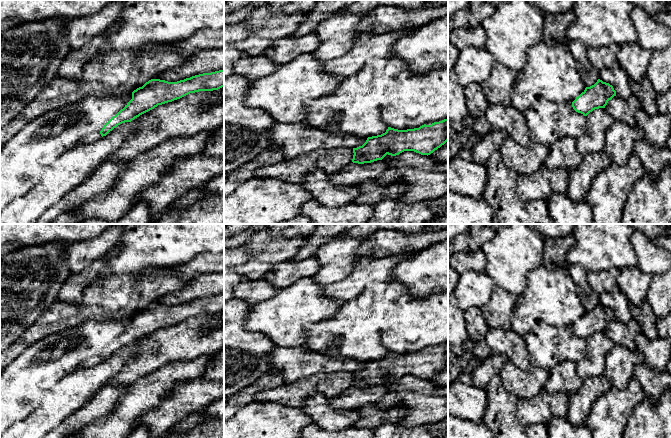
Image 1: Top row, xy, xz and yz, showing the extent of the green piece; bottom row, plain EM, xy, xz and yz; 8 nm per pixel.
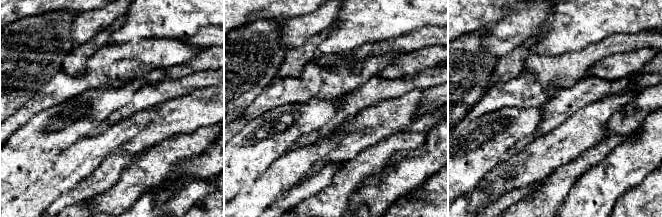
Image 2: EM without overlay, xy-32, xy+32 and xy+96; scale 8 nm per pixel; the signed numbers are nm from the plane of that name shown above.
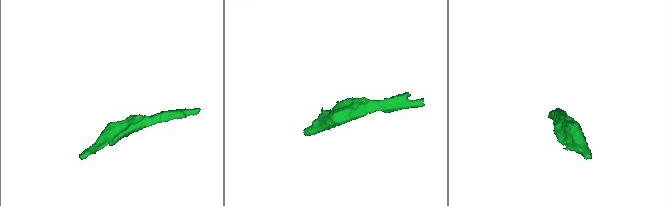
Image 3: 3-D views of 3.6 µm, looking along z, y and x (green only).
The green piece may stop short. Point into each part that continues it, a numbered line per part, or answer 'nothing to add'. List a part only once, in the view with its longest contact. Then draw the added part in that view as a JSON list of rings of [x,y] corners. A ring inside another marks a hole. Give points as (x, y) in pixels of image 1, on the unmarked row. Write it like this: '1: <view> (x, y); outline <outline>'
nothing to add

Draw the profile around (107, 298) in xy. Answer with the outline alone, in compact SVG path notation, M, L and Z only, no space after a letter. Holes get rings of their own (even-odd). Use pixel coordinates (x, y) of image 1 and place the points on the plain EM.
M170 267L152 268L132 274L97 277L97 279L84 290L82 300L79 303L72 304L57 300L37 317L35 322L21 338L3 350L0 353L0 373L20 355L28 345L48 335L81 325L88 320L114 320L133 316L160 297L180 289L188 281L189 279L175 272L174 269Z

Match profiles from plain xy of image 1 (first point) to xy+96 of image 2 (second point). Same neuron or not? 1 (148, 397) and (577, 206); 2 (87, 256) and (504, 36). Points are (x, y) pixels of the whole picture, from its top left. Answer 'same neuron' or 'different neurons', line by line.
1: different neurons
2: same neuron

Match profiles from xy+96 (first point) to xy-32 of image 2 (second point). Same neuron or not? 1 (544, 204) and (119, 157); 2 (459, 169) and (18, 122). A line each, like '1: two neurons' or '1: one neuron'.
1: two neurons
2: two neurons

